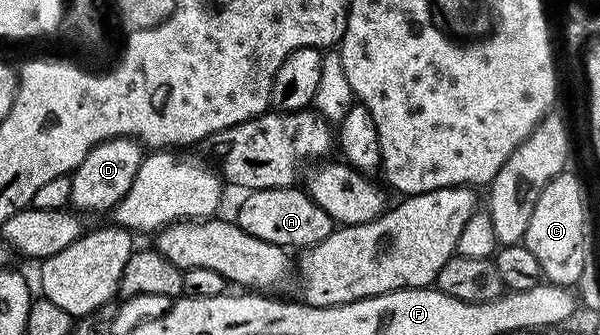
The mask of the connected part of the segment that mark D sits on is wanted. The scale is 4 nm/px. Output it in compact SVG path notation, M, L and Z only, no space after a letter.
M119 137L98 143L70 175L69 206L78 213L83 213L82 211L113 212L115 204L128 193L143 158L144 149L137 138Z

